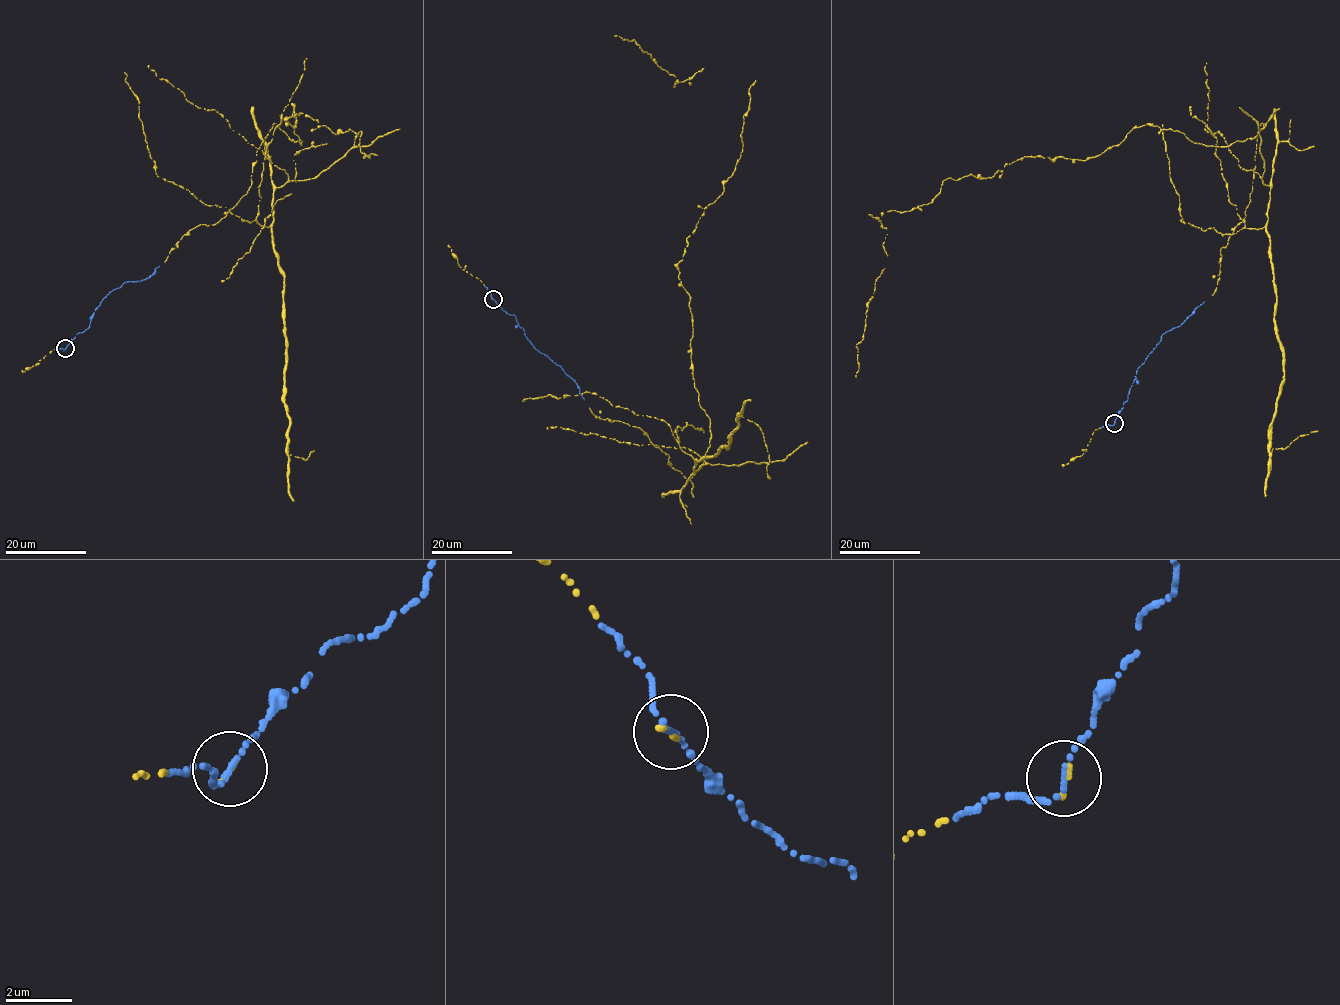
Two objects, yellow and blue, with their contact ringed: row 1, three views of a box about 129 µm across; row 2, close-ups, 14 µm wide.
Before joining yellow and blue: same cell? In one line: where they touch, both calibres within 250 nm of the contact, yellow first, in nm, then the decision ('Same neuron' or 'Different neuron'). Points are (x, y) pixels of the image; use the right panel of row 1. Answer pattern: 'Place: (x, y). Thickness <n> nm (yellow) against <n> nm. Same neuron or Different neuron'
Place: (1114, 423). Thickness 150 nm (yellow) against 140 nm. Same neuron

